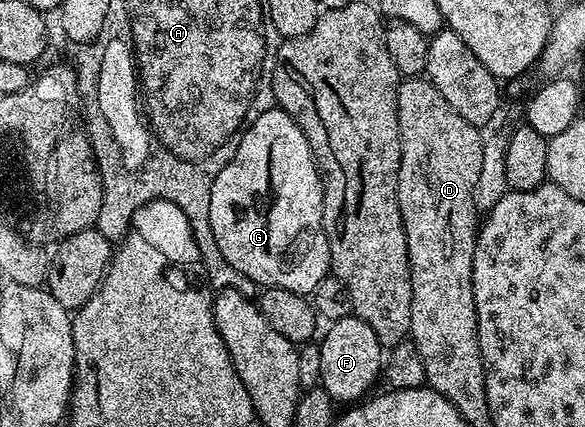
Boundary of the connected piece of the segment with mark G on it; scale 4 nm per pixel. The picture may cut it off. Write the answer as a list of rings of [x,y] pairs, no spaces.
[[[273,109],[262,113],[262,117],[258,117],[258,121],[254,121],[254,125],[250,125],[250,129],[244,134],[234,157],[224,166],[222,173],[218,173],[218,177],[214,177],[214,185],[210,185],[210,229],[214,233],[214,241],[218,241],[218,249],[222,249],[222,257],[226,257],[226,261],[230,261],[230,265],[234,265],[234,269],[238,269],[238,273],[242,273],[246,278],[251,279],[253,284],[259,285],[261,288],[290,289],[294,293],[308,297],[318,285],[318,281],[322,281],[329,275],[332,254],[324,232],[324,180],[316,165],[316,159],[312,156],[305,128],[301,124],[295,123],[285,111]]]

